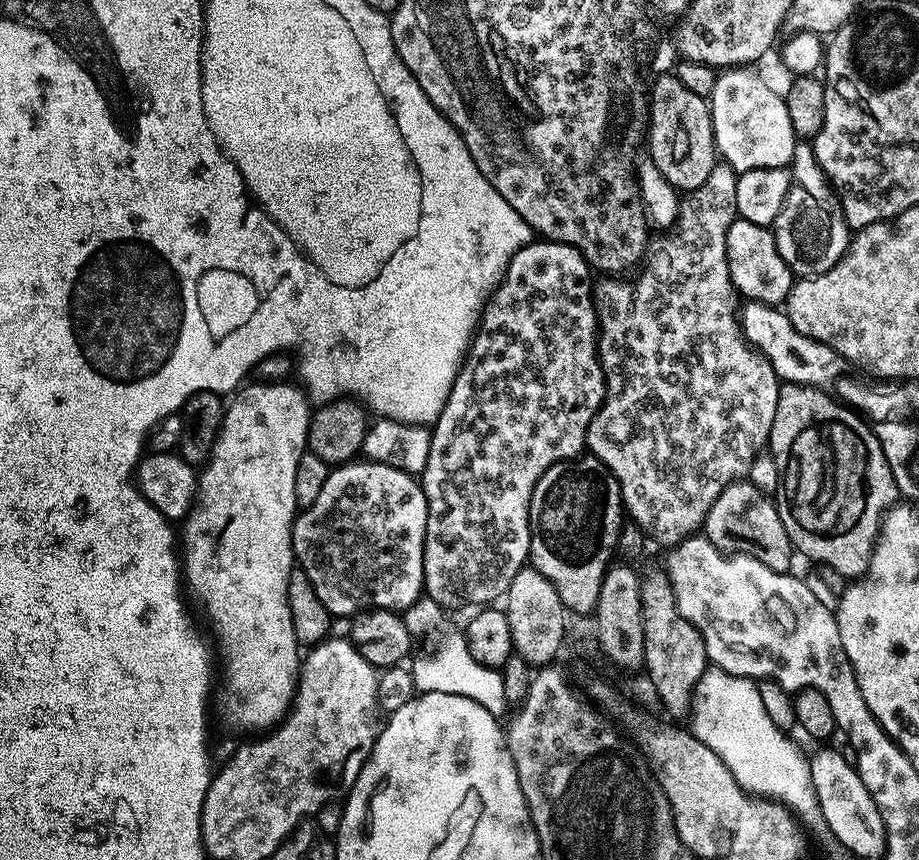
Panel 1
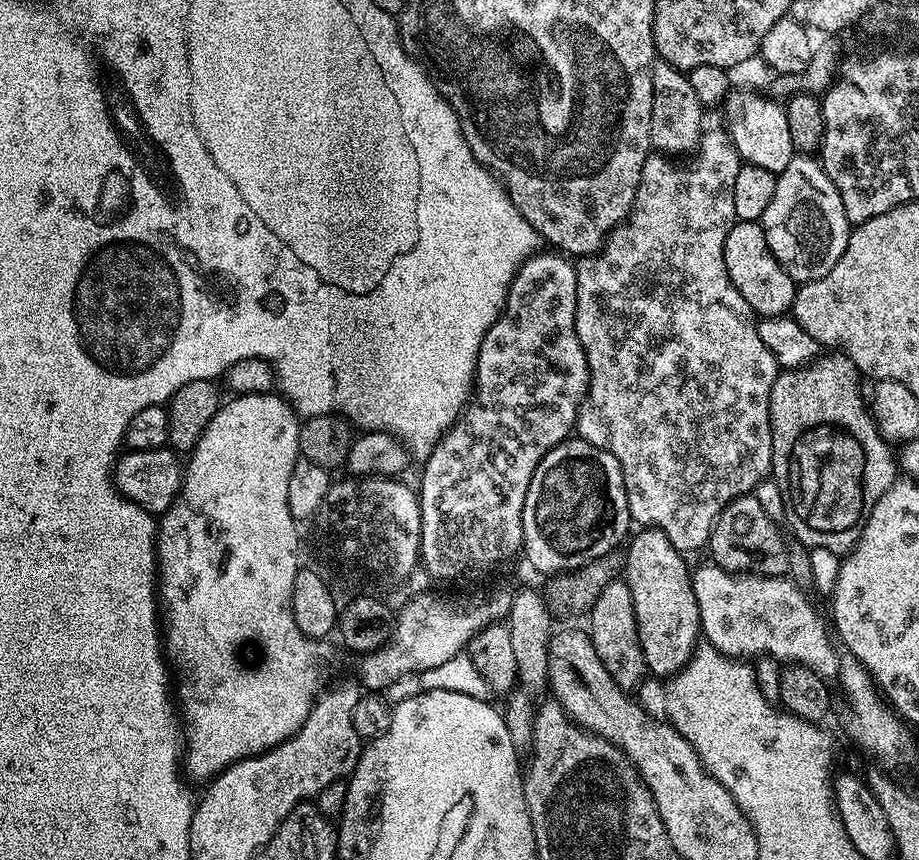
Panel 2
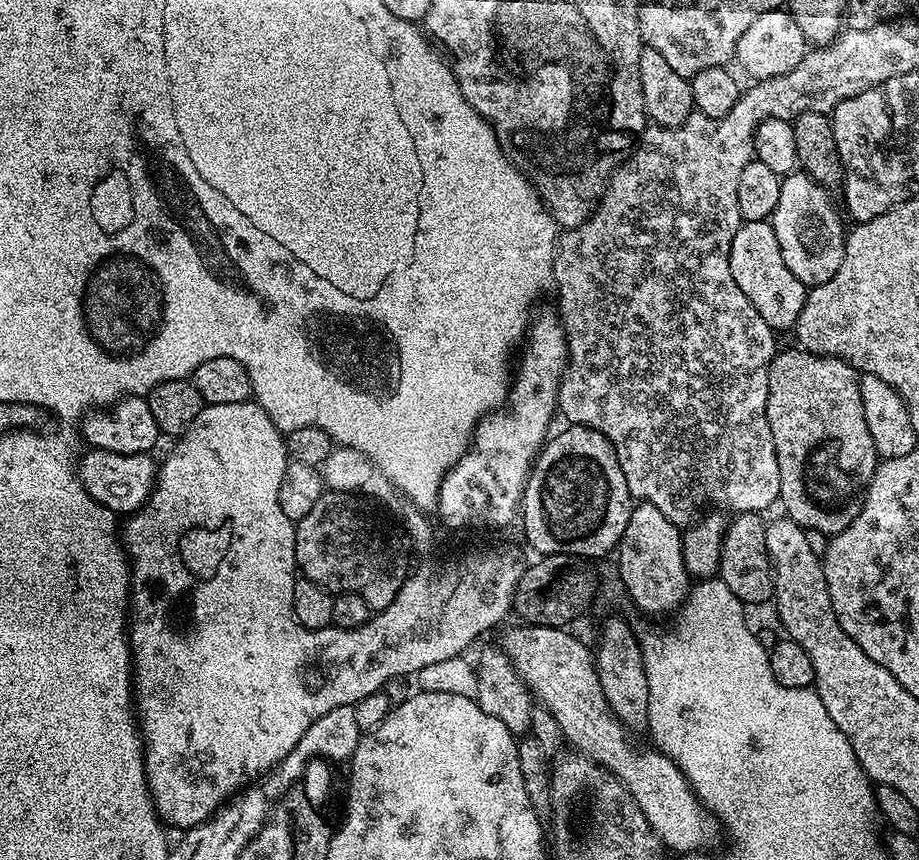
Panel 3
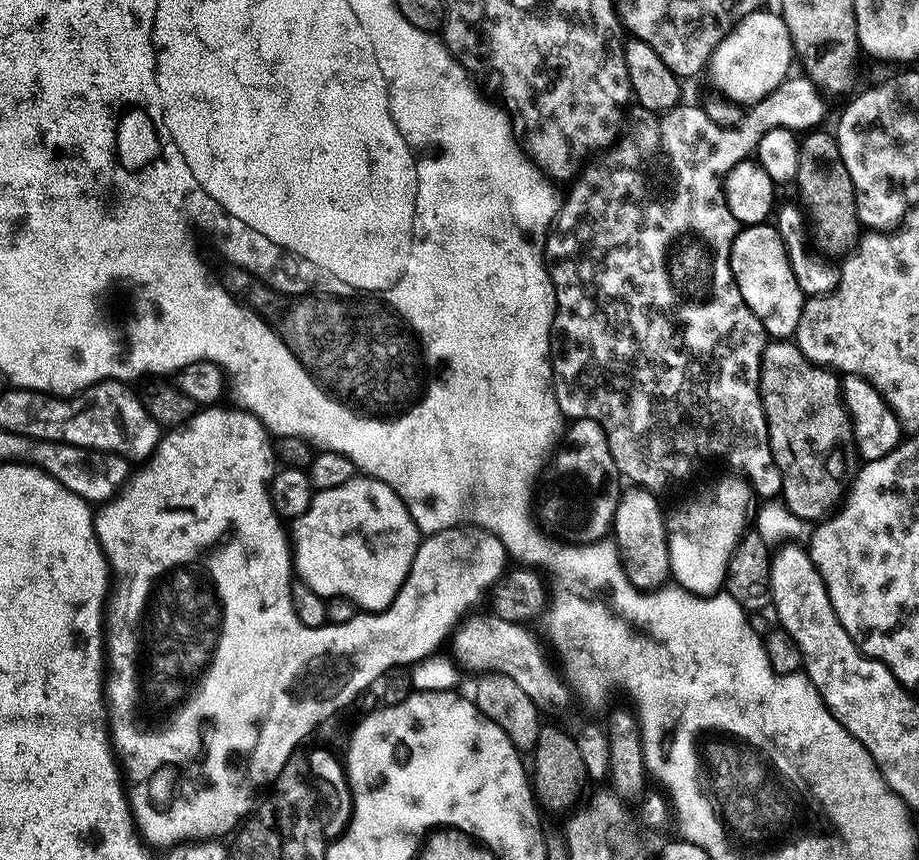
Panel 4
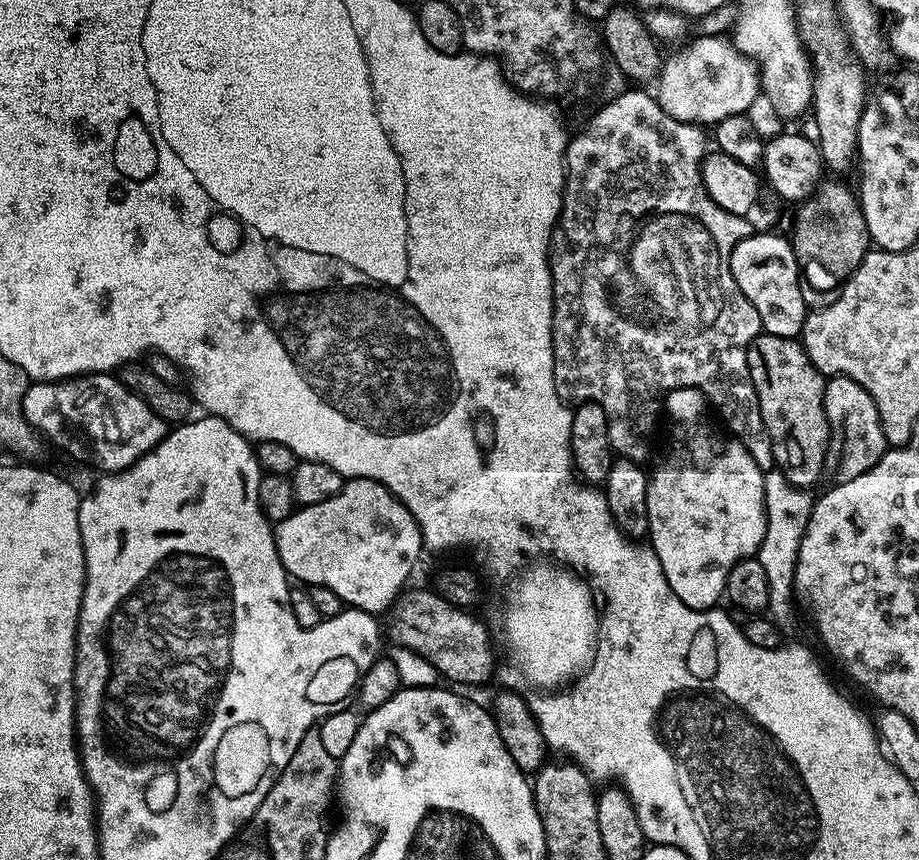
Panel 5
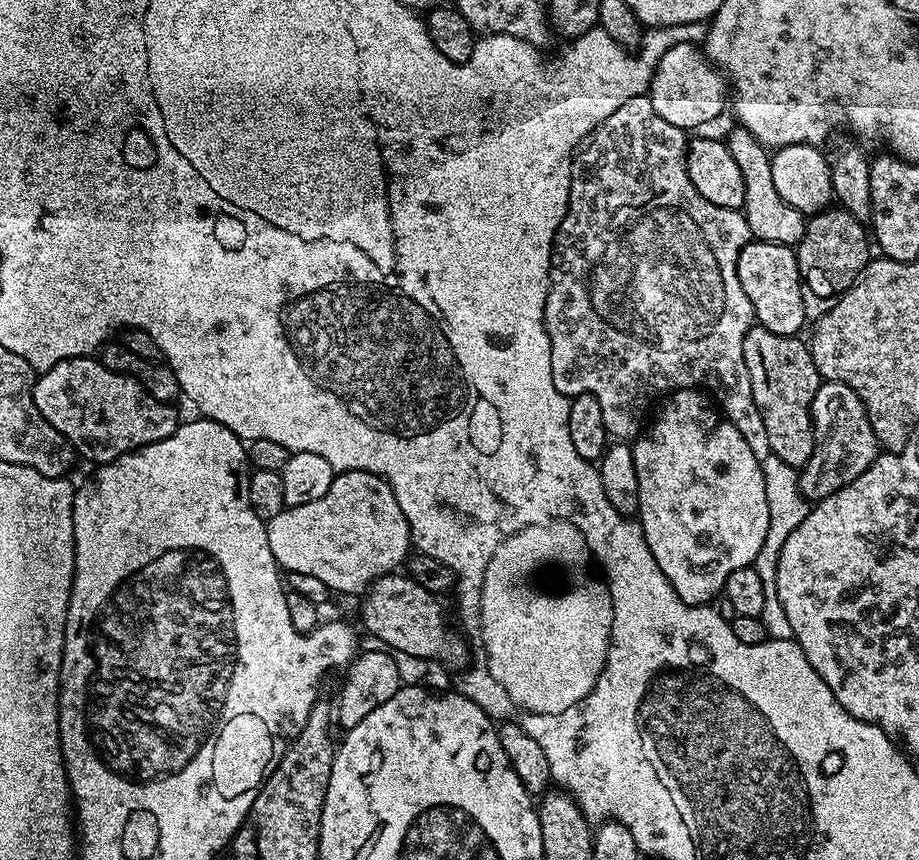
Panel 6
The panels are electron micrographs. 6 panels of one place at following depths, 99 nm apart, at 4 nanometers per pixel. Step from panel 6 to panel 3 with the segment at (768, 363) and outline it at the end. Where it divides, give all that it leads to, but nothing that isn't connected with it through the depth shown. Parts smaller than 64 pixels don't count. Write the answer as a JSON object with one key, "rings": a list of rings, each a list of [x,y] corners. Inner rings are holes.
{"rings":[[[799,346],[777,351],[770,362],[768,375],[768,397],[766,398],[766,418],[770,422],[770,434],[774,438],[774,450],[804,450],[804,442],[812,442],[806,448],[806,460],[802,470],[824,468],[824,528],[819,535],[831,538],[838,535],[854,518],[858,518],[864,501],[864,489],[876,473],[878,457],[874,438],[866,426],[866,414],[862,410],[860,393],[861,373],[839,356],[819,356],[806,352]],[[824,440],[824,452],[818,450],[818,442]]]}

